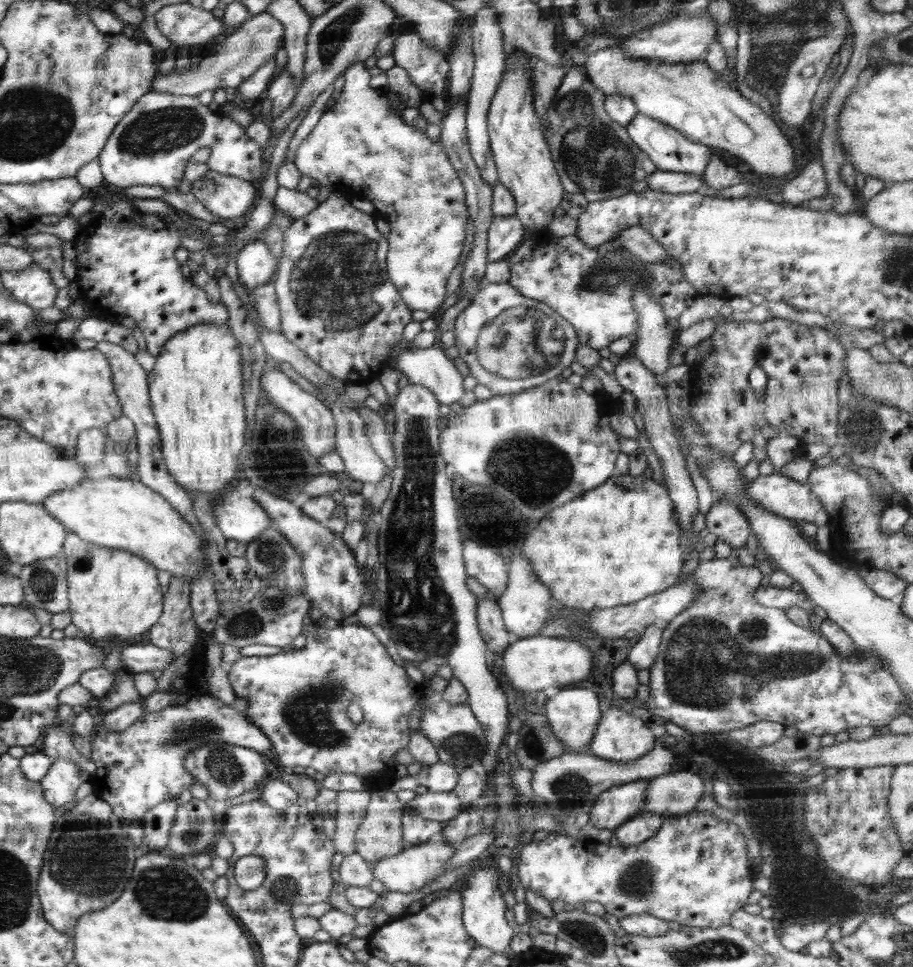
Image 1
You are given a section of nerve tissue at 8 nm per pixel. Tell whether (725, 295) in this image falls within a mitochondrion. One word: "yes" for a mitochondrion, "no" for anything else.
no

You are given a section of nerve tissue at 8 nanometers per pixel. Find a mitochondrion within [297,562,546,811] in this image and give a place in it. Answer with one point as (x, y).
(461, 745)

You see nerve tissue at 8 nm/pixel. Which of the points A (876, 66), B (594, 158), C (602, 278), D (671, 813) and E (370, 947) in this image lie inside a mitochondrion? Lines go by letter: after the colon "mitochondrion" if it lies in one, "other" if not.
A: other
B: mitochondrion
C: mitochondrion
D: other
E: other

